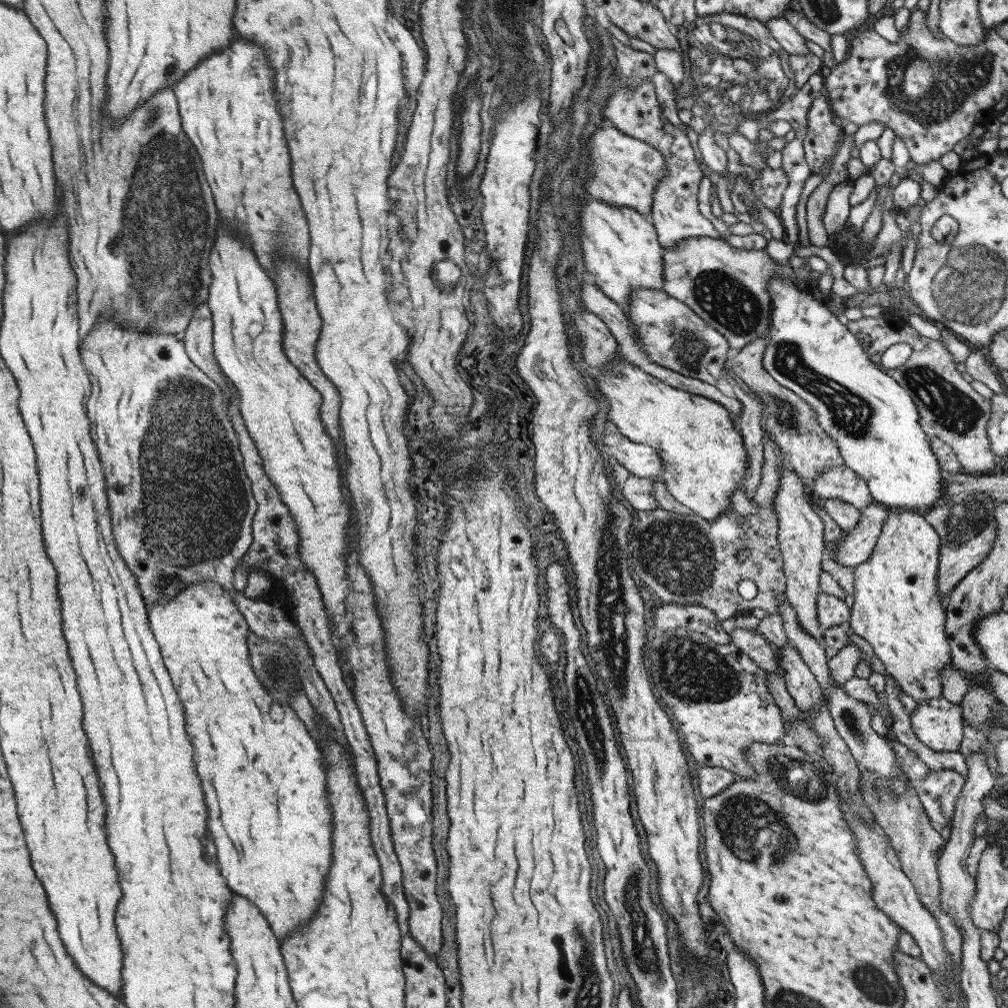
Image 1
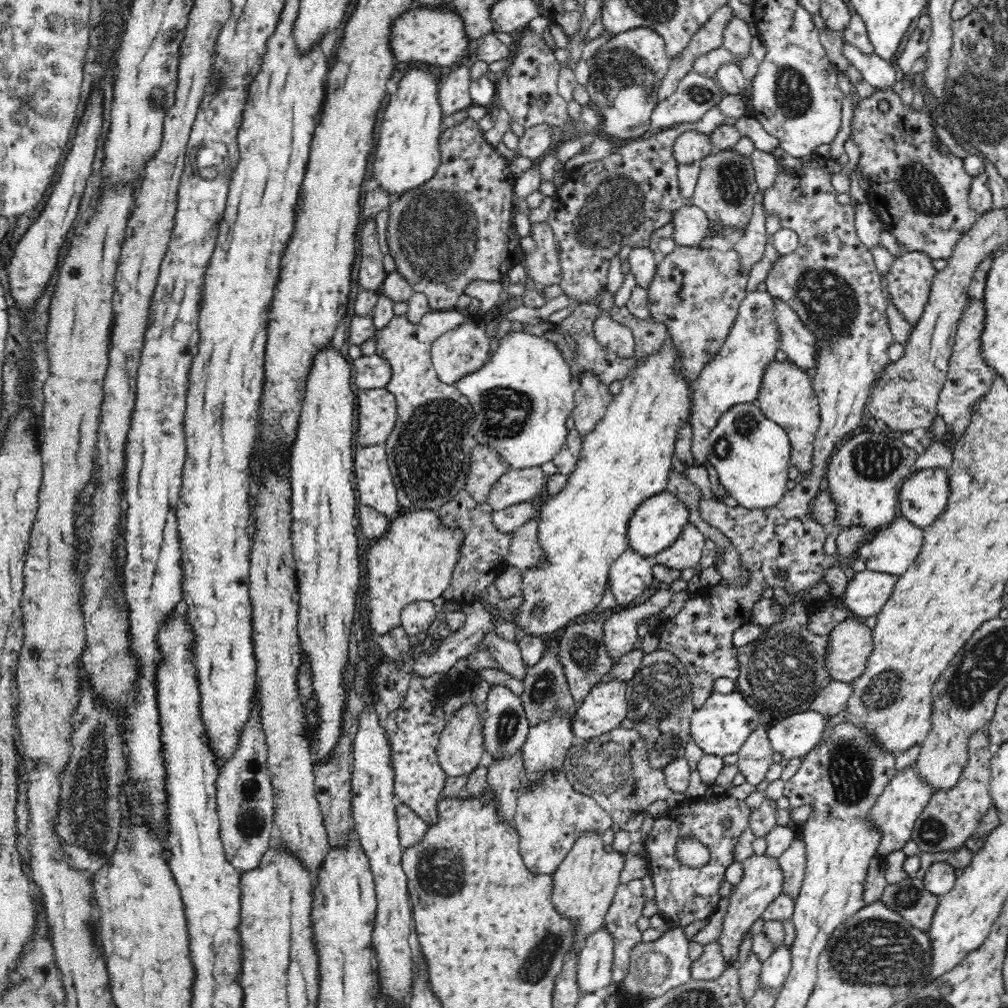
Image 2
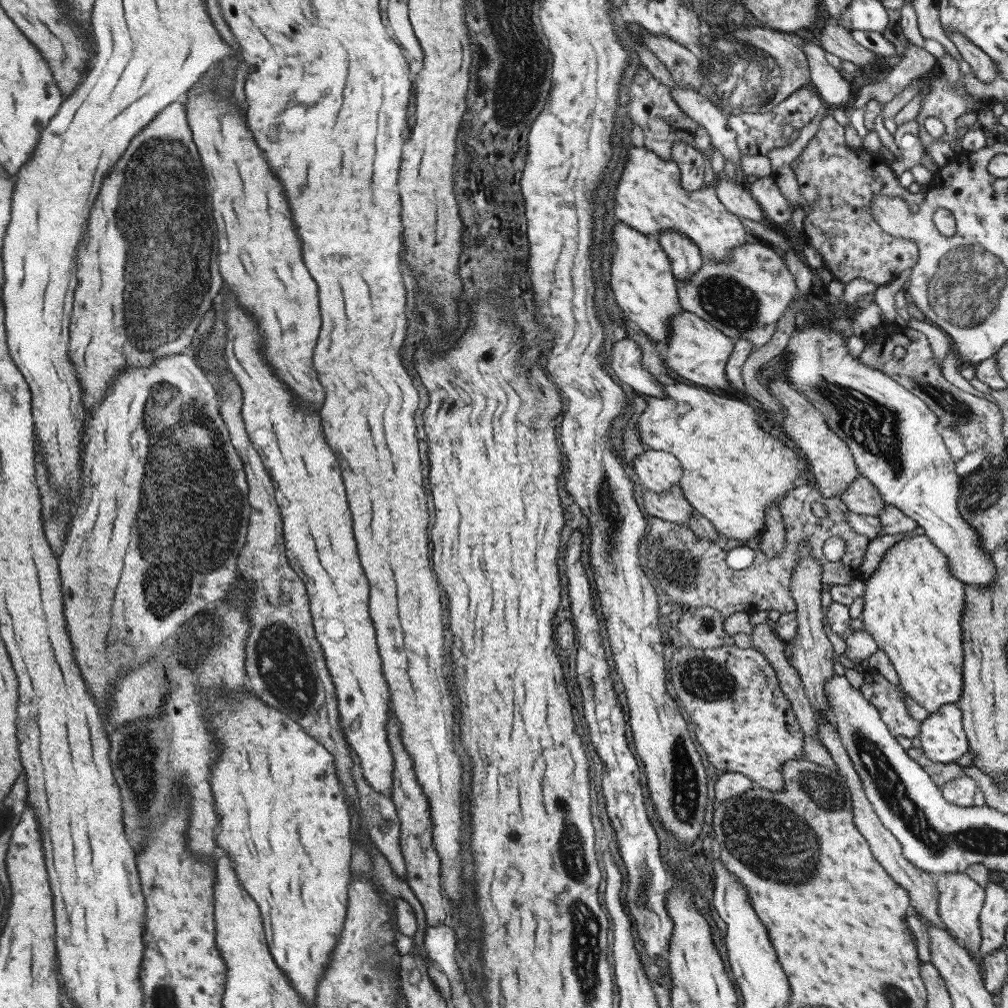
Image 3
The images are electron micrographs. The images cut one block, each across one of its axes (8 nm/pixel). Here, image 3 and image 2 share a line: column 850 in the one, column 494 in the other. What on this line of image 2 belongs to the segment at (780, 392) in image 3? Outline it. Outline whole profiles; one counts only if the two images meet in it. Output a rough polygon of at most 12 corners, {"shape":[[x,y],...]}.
{"shape":[[477,444],[465,490],[486,503],[490,490],[510,470],[503,458]]}

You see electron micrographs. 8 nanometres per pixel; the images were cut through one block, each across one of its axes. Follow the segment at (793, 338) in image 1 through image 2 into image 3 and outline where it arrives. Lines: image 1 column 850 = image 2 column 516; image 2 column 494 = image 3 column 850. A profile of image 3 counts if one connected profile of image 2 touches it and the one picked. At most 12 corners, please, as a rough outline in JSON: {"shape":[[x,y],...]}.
{"shape":[[814,322],[783,351],[885,504],[964,586],[991,555],[923,400]]}

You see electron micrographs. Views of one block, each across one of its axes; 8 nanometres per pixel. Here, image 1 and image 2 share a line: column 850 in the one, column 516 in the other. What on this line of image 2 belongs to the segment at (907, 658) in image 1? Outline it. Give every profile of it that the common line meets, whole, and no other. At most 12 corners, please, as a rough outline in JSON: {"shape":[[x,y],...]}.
{"shape":[[638,360],[536,519],[515,626],[600,604],[629,520],[666,491],[693,381]]}

